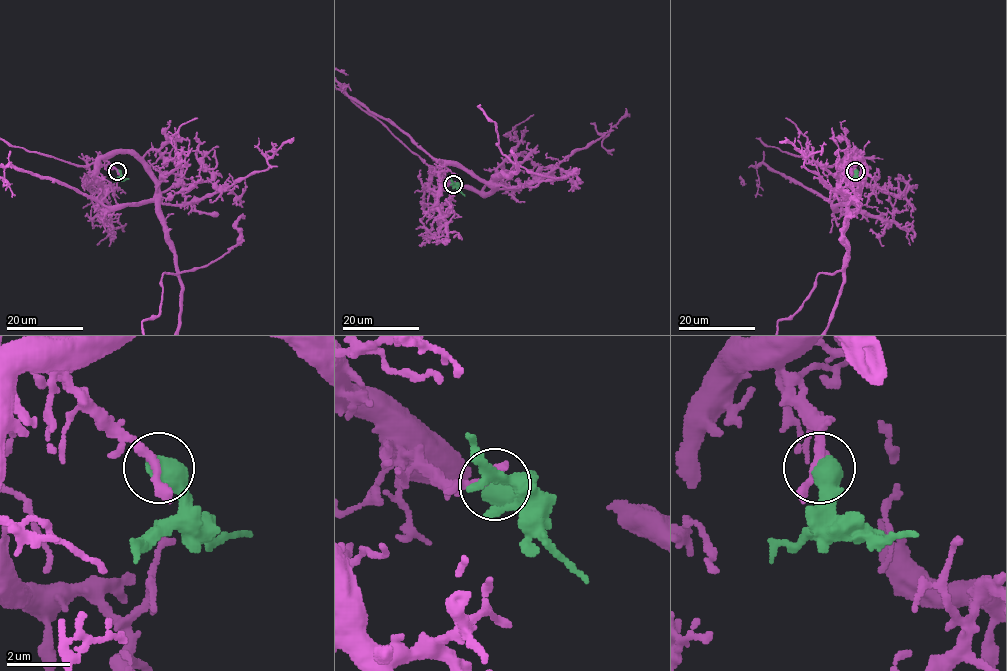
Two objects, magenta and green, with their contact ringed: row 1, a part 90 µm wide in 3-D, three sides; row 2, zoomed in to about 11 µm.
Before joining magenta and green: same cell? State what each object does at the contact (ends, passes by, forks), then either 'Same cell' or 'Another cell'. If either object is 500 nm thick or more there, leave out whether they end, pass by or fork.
Another cell

